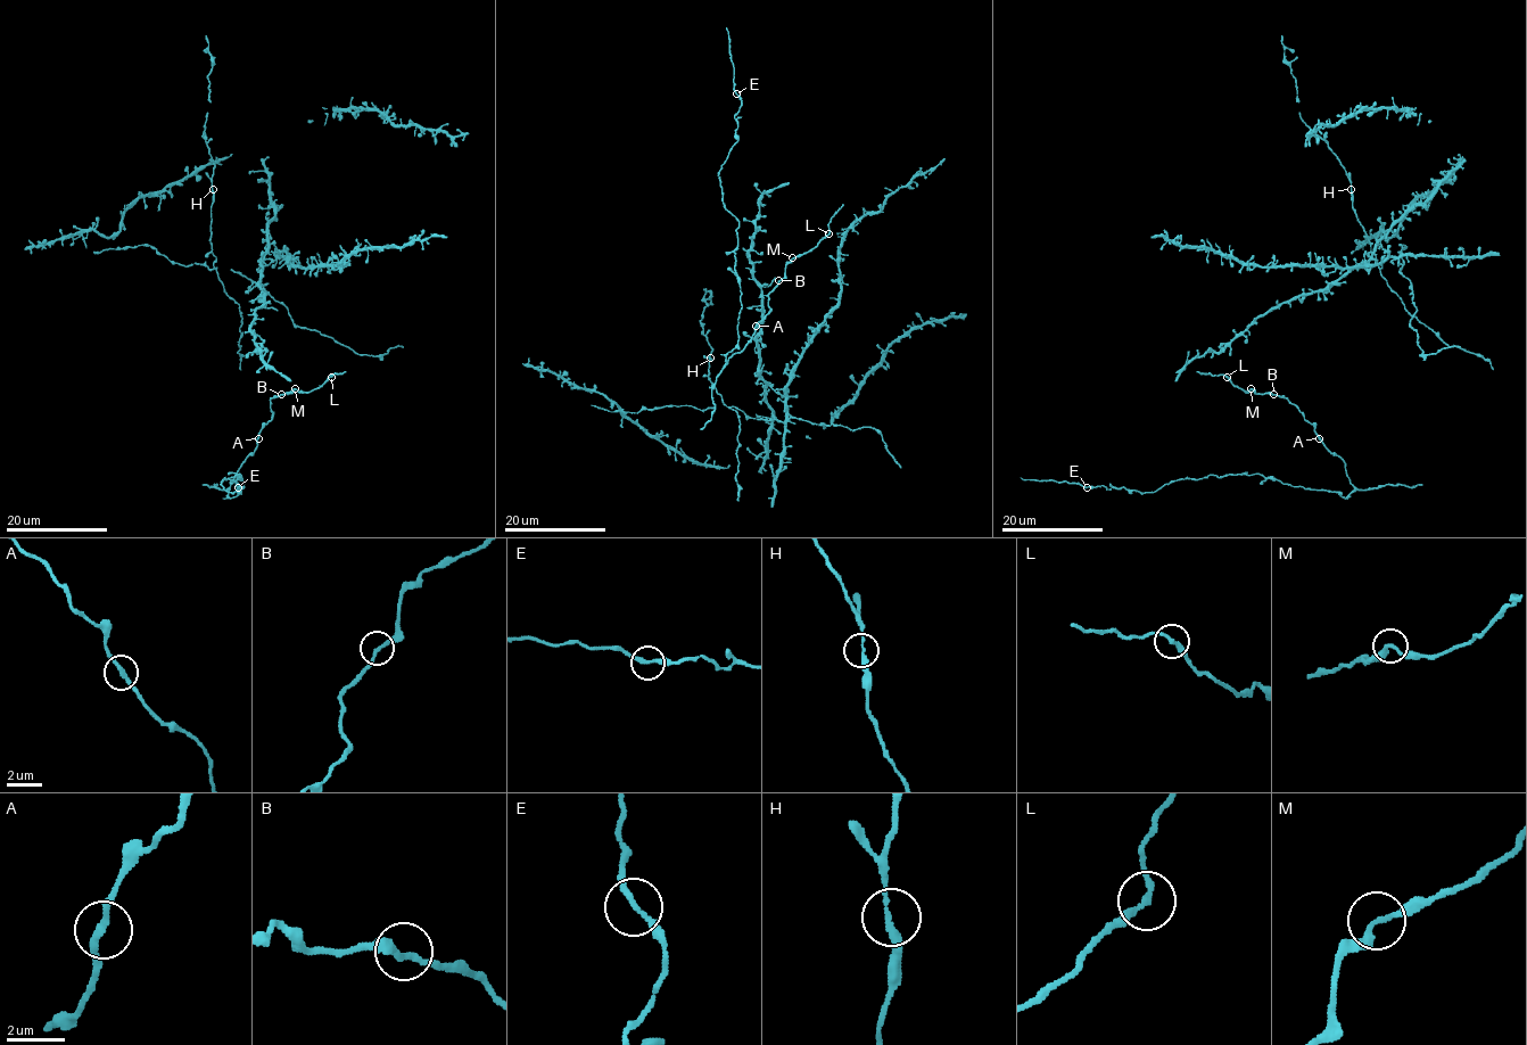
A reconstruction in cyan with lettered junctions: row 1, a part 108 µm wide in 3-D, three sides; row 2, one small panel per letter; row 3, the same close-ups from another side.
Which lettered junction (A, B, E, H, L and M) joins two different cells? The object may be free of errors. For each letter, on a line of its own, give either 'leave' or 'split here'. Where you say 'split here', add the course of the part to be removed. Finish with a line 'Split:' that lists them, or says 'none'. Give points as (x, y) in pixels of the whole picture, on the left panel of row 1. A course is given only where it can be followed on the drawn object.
A: leave
B: leave
E: leave
H: leave
L: leave
M: leave
Split: none

